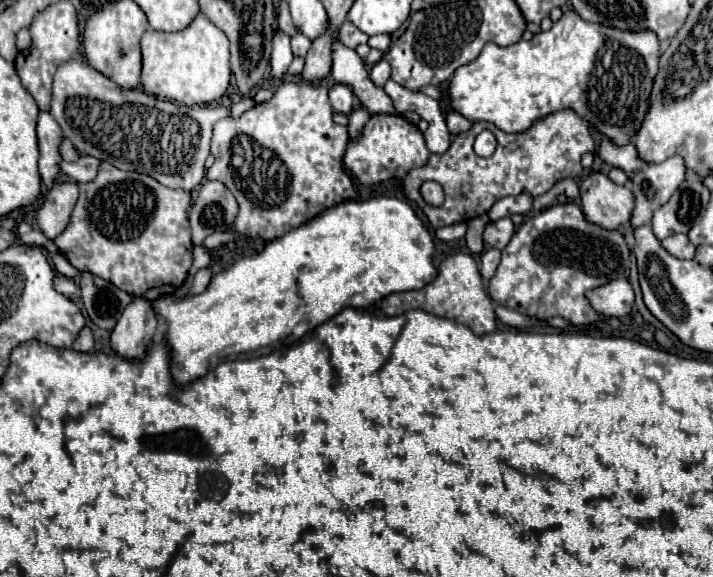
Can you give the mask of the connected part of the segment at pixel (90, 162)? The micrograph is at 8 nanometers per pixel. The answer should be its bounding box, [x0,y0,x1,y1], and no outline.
[60,156,98,182]

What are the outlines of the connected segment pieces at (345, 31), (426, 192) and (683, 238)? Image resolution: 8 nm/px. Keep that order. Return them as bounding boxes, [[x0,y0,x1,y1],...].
[[338,22,368,48],[420,181,444,206],[662,234,696,260]]

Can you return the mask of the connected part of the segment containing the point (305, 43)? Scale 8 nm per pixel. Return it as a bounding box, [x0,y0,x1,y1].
[291,34,310,58]

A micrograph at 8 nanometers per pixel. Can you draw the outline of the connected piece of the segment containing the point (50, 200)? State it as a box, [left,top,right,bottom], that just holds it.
[36,182,78,240]

